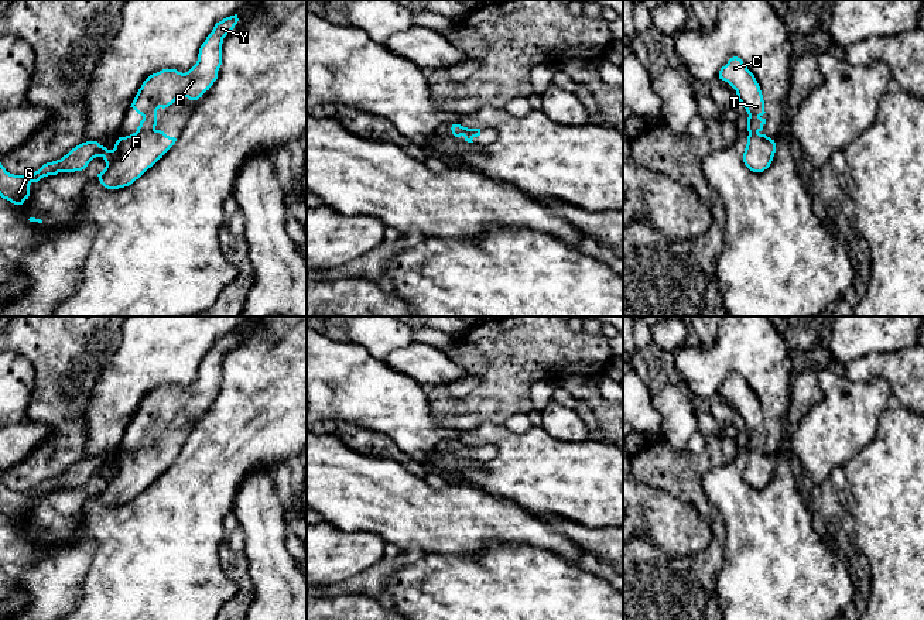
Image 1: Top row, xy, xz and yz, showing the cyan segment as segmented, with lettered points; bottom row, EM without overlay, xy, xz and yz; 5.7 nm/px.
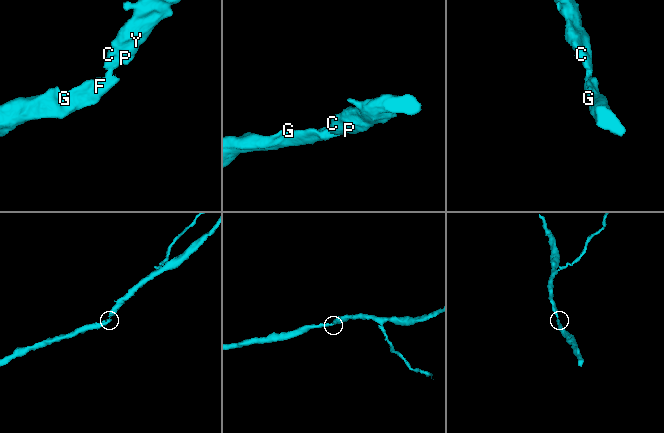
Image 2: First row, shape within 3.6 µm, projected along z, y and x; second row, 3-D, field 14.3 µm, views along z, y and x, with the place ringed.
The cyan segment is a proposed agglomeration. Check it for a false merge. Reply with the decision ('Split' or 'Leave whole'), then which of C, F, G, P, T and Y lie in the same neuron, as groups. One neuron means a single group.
Leave whole. Groups: C F G P T Y

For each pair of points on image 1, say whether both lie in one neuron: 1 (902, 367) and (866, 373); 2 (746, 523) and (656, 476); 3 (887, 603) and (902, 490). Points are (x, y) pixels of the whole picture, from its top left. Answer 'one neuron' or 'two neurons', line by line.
1: one neuron
2: two neurons
3: one neuron

